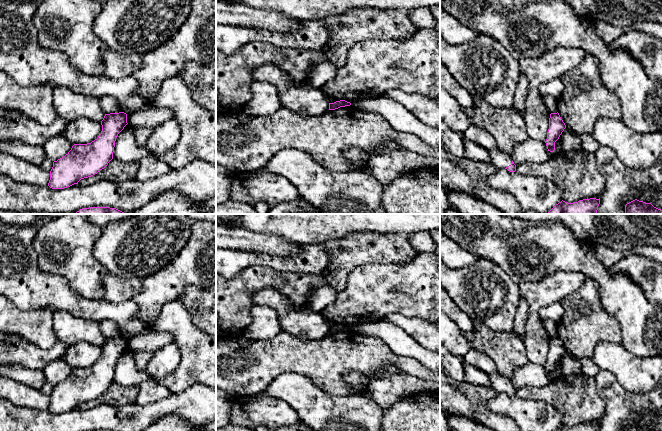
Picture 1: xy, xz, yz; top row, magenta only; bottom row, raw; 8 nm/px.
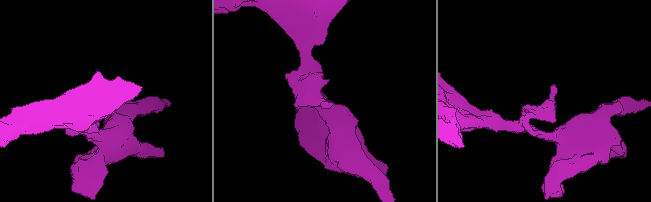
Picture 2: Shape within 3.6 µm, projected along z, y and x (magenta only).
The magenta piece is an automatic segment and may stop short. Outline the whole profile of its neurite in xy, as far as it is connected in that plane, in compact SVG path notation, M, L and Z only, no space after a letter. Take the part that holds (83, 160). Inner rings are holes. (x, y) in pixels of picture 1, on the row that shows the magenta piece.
M124 112L105 114L97 139L87 144L74 144L64 157L53 162L48 186L64 189L104 169L113 159L116 138L127 124Z

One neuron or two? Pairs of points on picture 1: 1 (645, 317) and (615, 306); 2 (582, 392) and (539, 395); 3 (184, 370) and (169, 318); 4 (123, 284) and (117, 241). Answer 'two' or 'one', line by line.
1: one
2: one
3: one
4: two

